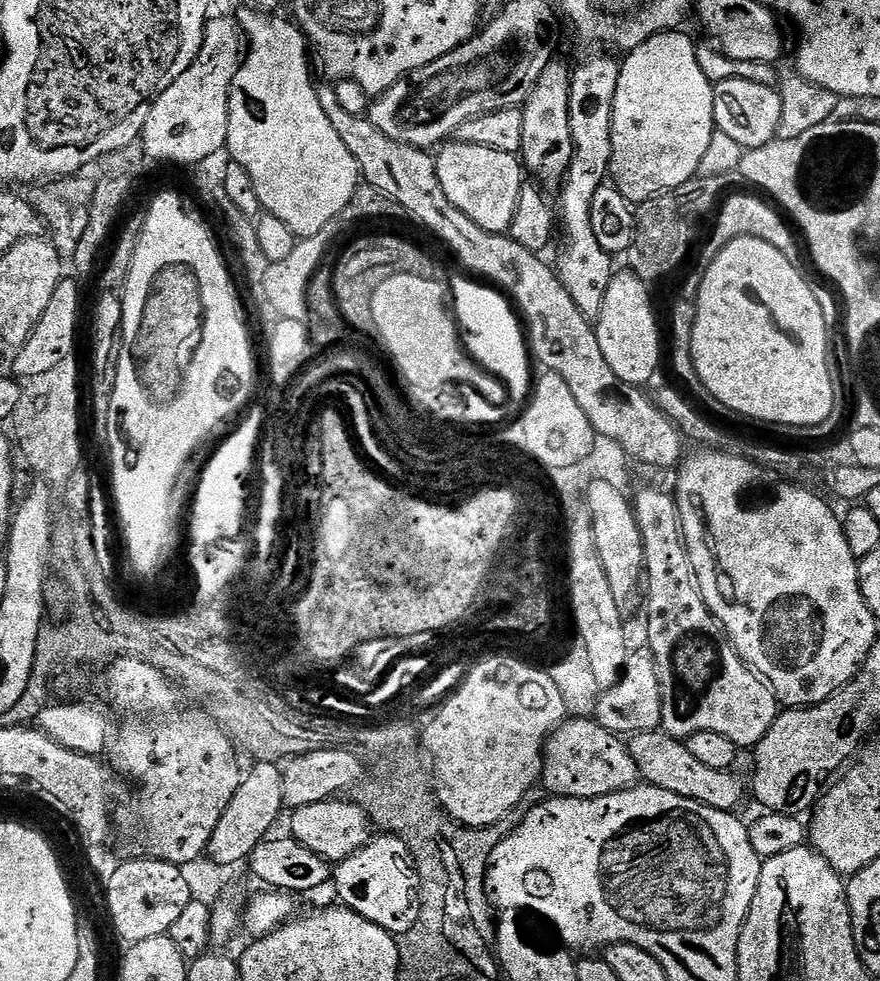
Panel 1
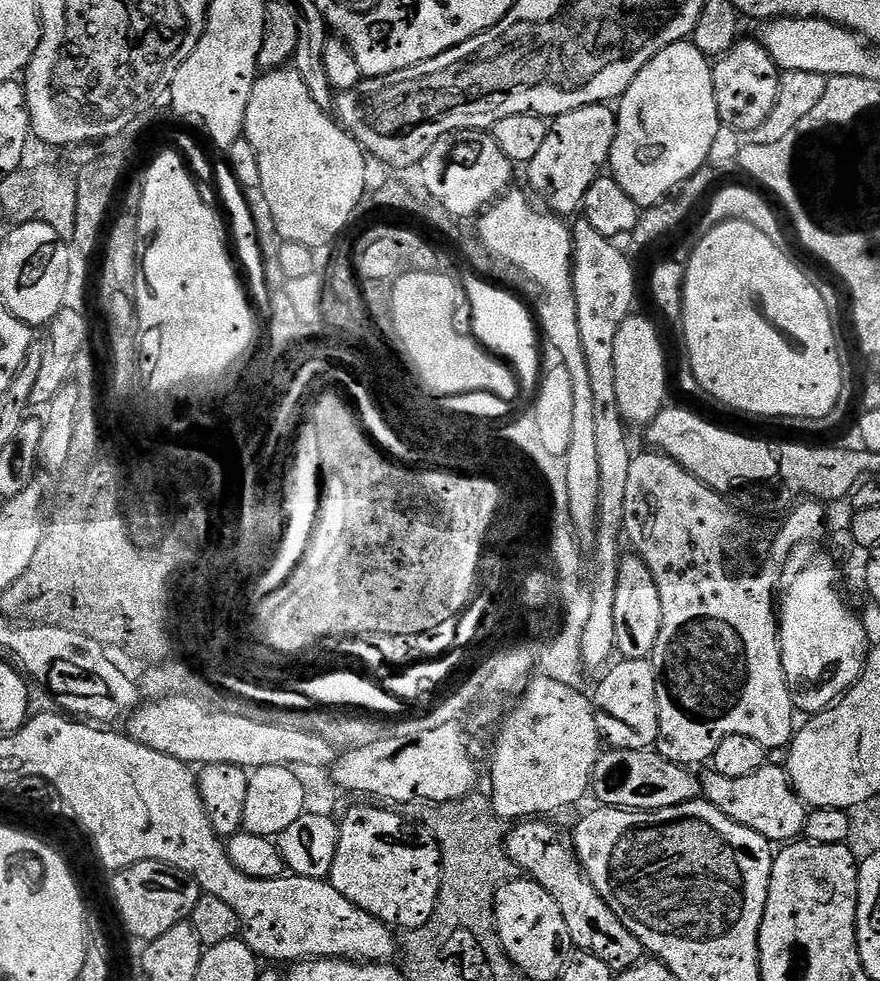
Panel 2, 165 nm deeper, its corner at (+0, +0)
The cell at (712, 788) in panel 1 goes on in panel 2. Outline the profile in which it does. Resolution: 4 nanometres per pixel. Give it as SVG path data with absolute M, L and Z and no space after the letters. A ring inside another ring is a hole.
M772 762L765 763L754 774L746 774L746 778L726 778L714 771L707 775L702 780L703 799L722 810L726 818L762 834L769 842L792 842L803 833L810 809L792 788L788 773L781 765L779 768Z

